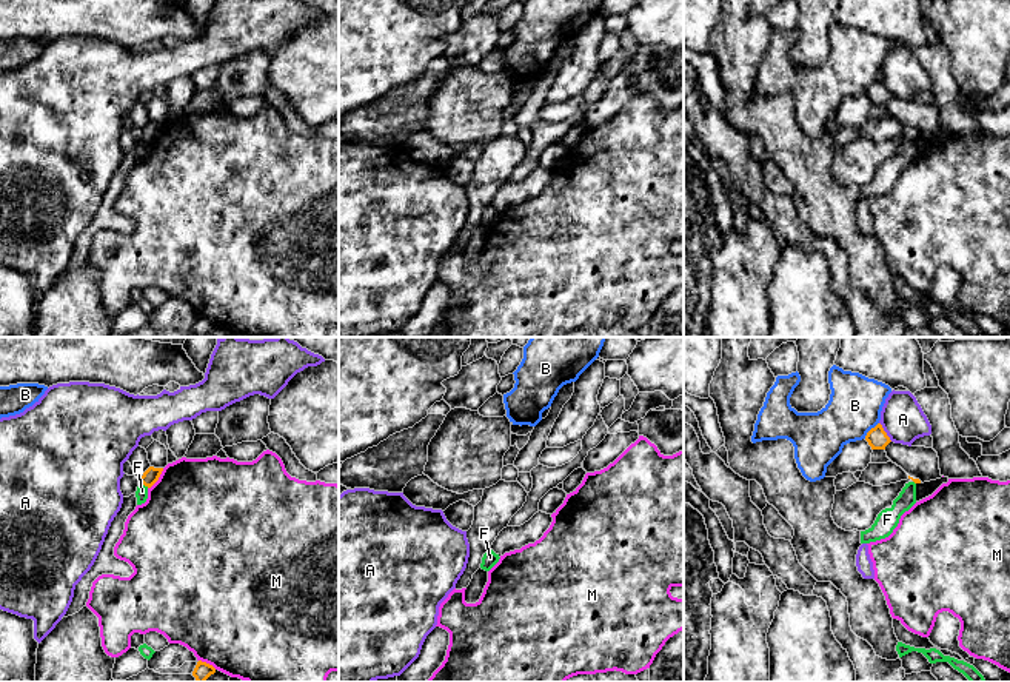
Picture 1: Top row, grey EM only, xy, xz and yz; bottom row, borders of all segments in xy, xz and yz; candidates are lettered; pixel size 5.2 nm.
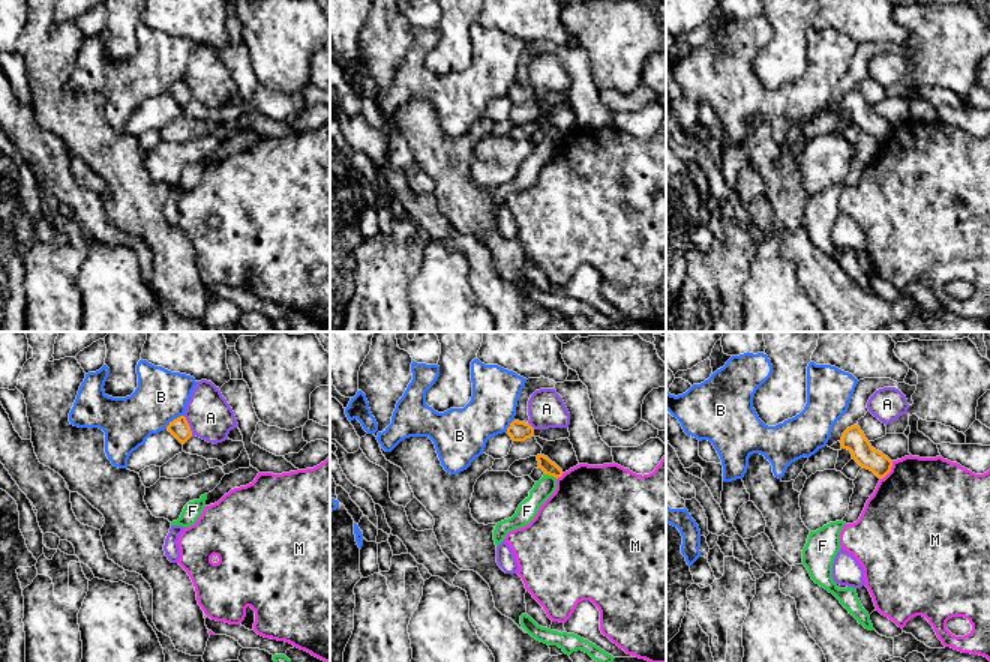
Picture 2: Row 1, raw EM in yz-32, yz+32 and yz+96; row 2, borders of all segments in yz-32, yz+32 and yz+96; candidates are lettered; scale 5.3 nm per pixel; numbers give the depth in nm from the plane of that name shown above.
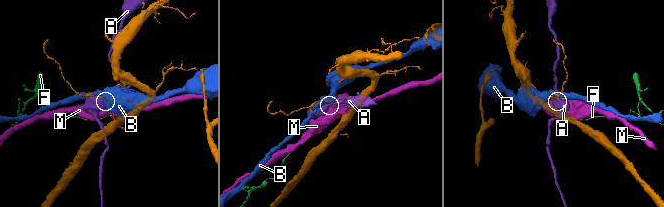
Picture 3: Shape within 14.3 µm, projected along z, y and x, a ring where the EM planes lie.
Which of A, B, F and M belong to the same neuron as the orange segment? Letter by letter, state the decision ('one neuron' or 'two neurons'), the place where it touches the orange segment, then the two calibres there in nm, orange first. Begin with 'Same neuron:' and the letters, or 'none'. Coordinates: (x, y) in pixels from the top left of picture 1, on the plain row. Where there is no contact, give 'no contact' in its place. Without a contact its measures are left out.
Same neuron: none
A: two neurons | yz (884, 86) | 110/220 nm
B: two neurons | yz (870, 85) | 110/280 nm
F: two neurons | xy (143, 139) | 80/60 nm
M: two neurons | xy (157, 134) | 80/500 nm

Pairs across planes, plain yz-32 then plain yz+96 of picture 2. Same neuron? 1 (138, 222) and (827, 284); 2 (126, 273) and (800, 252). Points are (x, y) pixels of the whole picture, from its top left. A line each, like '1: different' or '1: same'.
1: different
2: different

